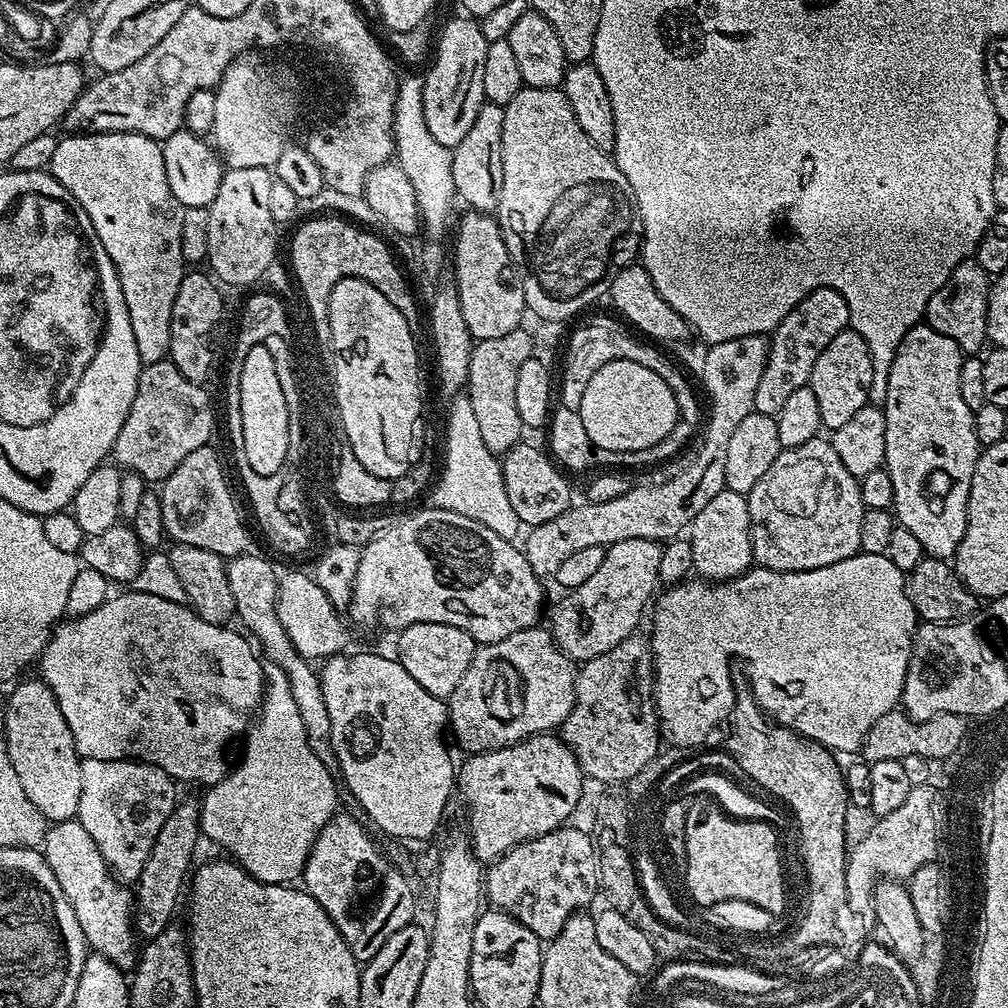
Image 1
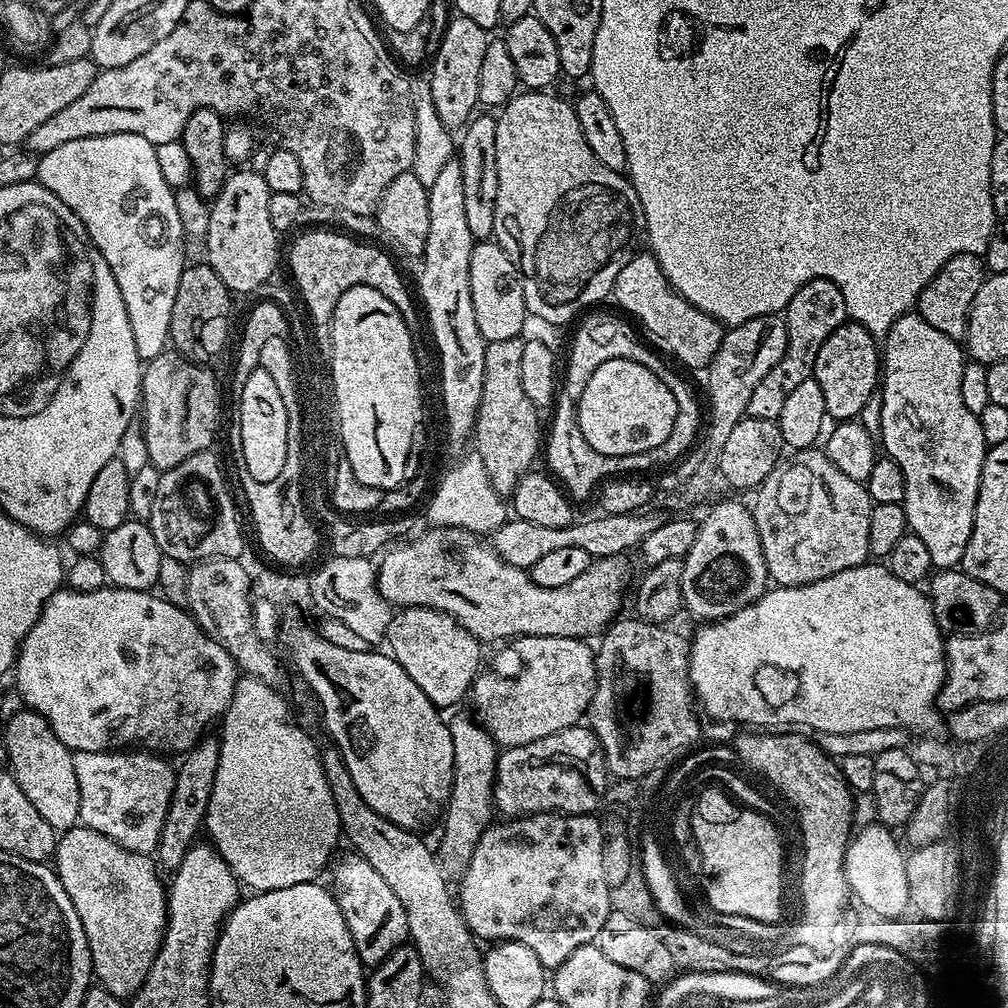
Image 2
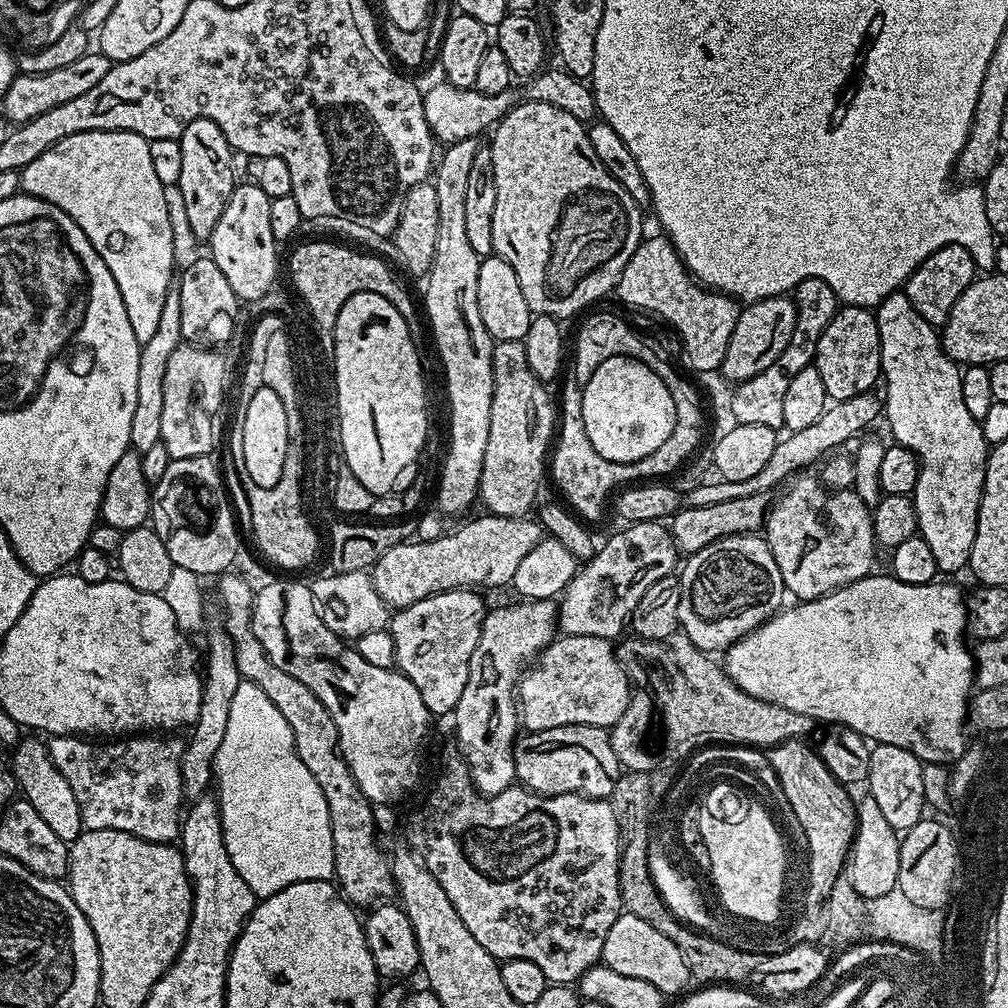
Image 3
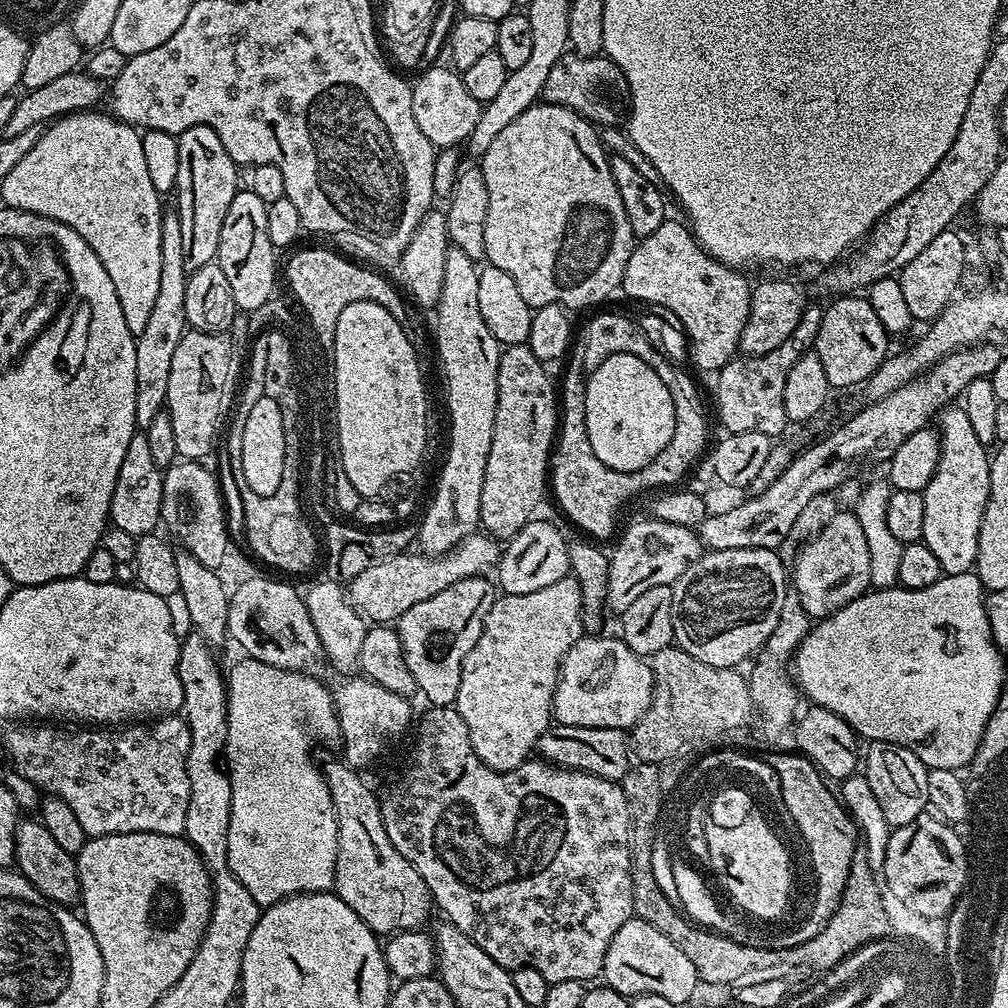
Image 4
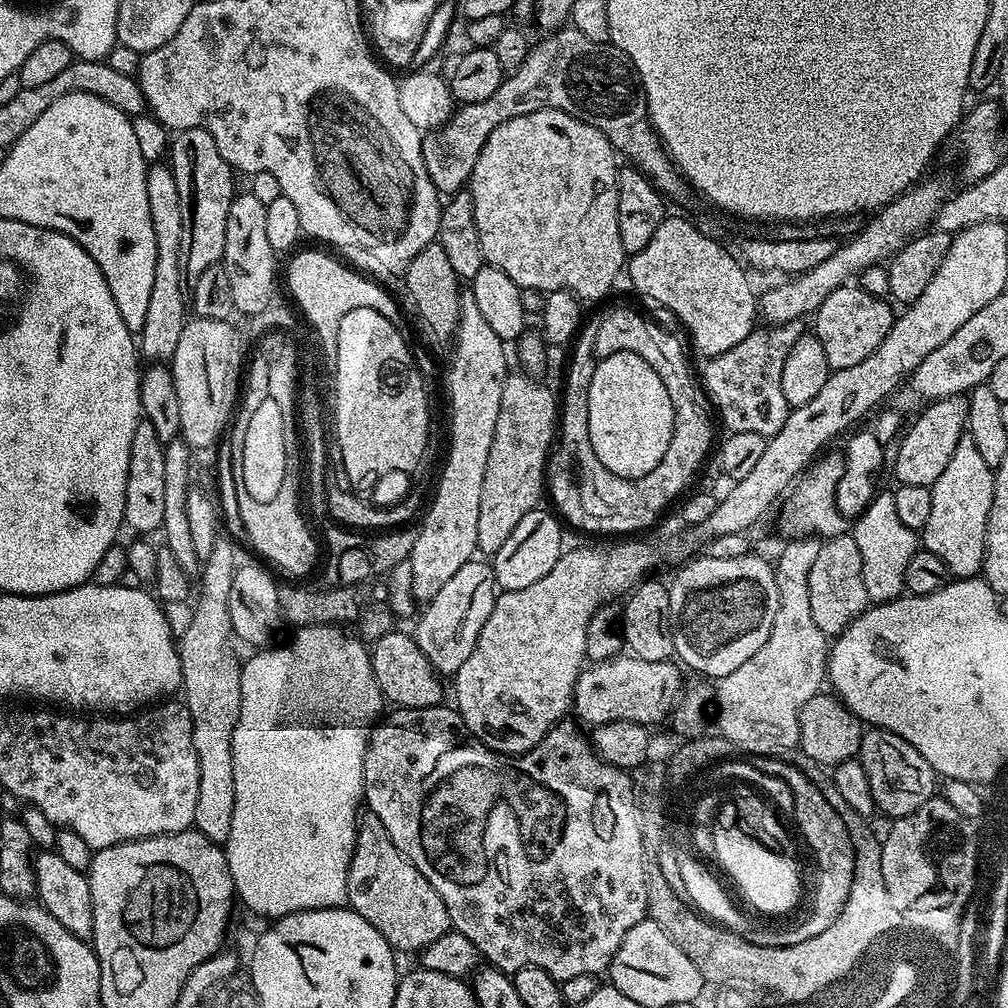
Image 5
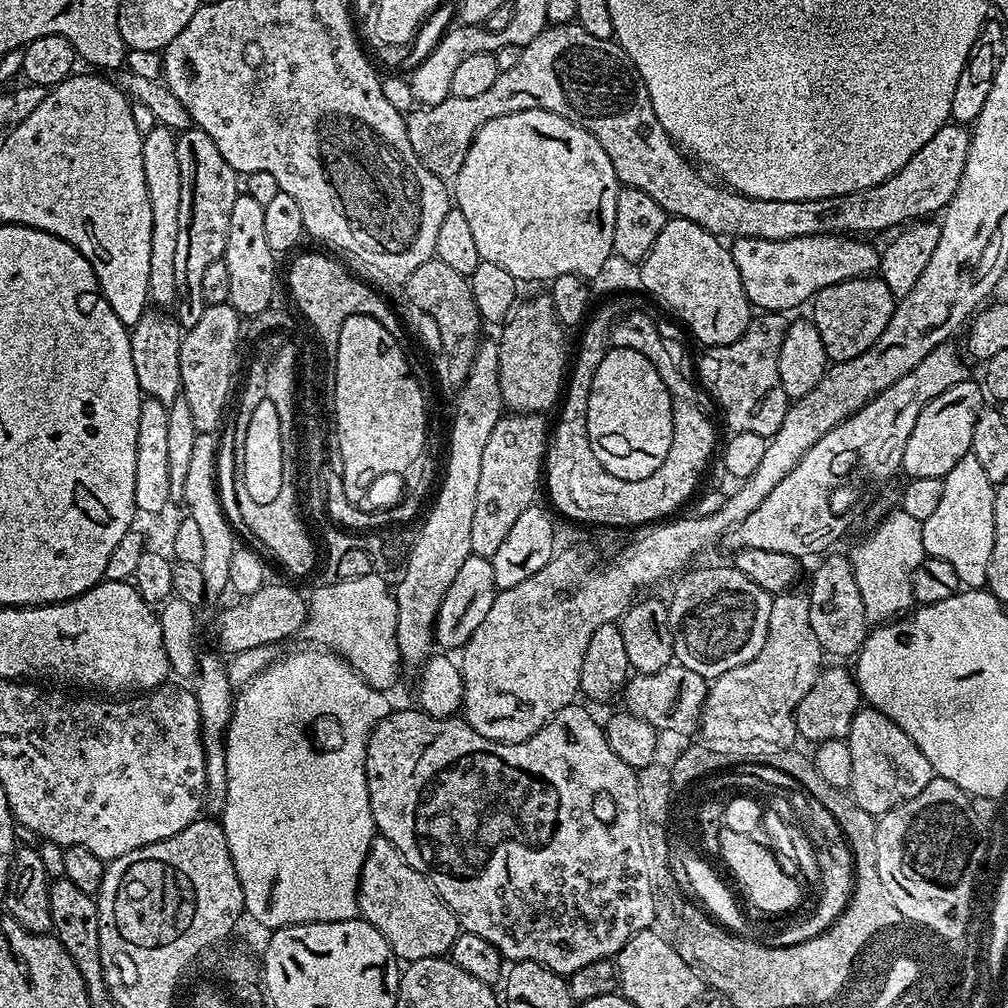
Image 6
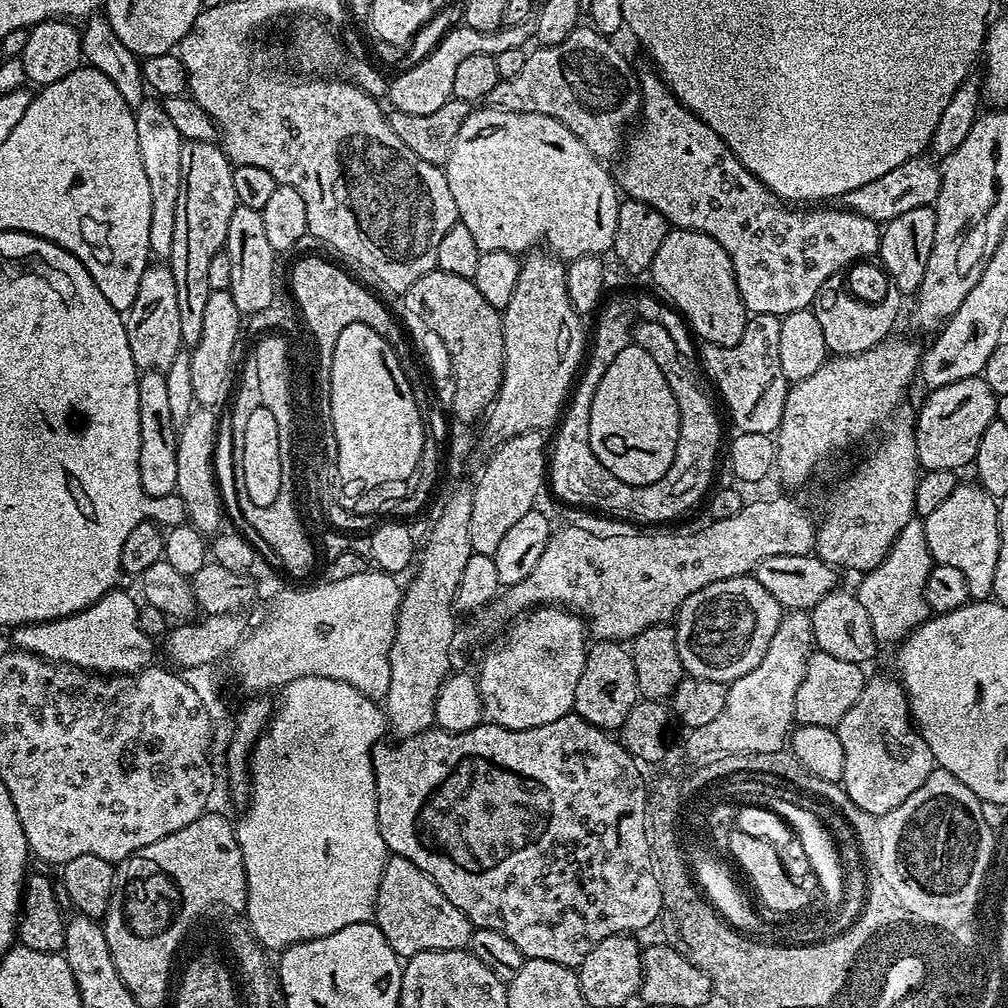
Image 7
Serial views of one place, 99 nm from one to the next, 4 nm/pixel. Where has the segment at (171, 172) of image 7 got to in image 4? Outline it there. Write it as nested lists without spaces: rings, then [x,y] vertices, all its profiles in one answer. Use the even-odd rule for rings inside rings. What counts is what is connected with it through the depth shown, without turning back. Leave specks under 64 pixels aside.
[[[174,210],[164,212],[162,220],[162,275],[158,277],[158,299],[142,334],[136,337],[134,354],[134,418],[137,429],[148,428],[168,403],[170,361],[188,328],[186,322],[186,258],[182,247],[180,216]]]

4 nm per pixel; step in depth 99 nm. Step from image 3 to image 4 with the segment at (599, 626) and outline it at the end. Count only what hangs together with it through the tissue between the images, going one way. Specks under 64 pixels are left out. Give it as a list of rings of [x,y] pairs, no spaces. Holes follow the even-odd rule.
[[[646,518],[636,520],[624,533],[619,533],[620,541],[616,549],[611,549],[608,561],[608,603],[607,607],[622,614],[626,606],[631,606],[634,598],[650,586],[666,586],[675,584],[676,579],[688,569],[691,564],[698,562],[706,549],[700,543],[700,537],[693,529],[686,526],[674,525],[671,522]]]

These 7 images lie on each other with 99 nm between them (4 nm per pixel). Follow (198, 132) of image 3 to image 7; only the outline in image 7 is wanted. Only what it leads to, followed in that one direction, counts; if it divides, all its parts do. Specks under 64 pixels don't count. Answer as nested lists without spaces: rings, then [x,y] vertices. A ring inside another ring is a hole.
[[[183,141],[181,193],[178,195],[170,267],[174,274],[174,286],[178,286],[178,319],[182,326],[182,341],[188,346],[197,344],[202,338],[202,317],[210,291],[206,273],[214,254],[225,251],[230,214],[234,214],[237,206],[233,167],[219,143]]]

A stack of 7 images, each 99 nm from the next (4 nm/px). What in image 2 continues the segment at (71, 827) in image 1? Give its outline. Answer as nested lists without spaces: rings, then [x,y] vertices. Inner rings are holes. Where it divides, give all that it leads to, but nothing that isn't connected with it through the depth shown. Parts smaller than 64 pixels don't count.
[[[77,826],[75,828],[69,828],[67,832],[63,833],[57,839],[54,871],[58,879],[62,882],[62,886],[70,898],[70,902],[74,902],[74,910],[82,922],[82,930],[86,934],[86,942],[88,943],[90,958],[92,959],[92,975],[95,983],[99,987],[105,988],[110,994],[114,994],[118,999],[127,1001],[136,995],[136,992],[142,986],[142,982],[146,982],[146,974],[150,974],[150,966],[154,966],[154,958],[162,946],[162,938],[168,925],[168,894],[165,881],[164,884],[160,881],[160,875],[162,875],[161,869],[151,855],[142,852],[131,852],[123,848],[117,840],[111,840],[109,836],[102,834],[98,830]]]

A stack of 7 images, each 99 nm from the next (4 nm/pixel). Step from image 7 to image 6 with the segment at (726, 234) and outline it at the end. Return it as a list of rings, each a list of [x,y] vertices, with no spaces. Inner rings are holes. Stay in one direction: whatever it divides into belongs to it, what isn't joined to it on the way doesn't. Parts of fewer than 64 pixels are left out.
[[[852,234],[835,236],[807,236],[806,238],[790,238],[789,240],[767,240],[766,238],[733,239],[730,251],[734,258],[734,266],[738,266],[738,274],[742,278],[742,286],[746,290],[746,298],[753,309],[765,312],[791,313],[791,308],[799,304],[807,305],[822,289],[843,280],[859,280],[871,277],[880,271],[880,252],[864,238]]]

